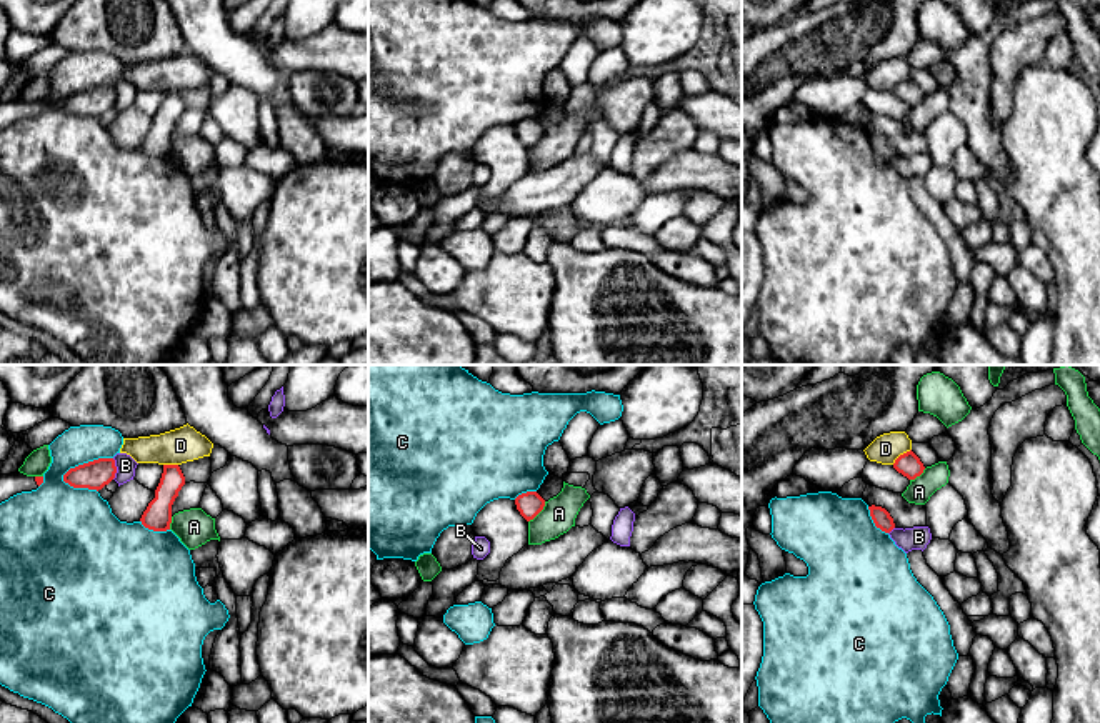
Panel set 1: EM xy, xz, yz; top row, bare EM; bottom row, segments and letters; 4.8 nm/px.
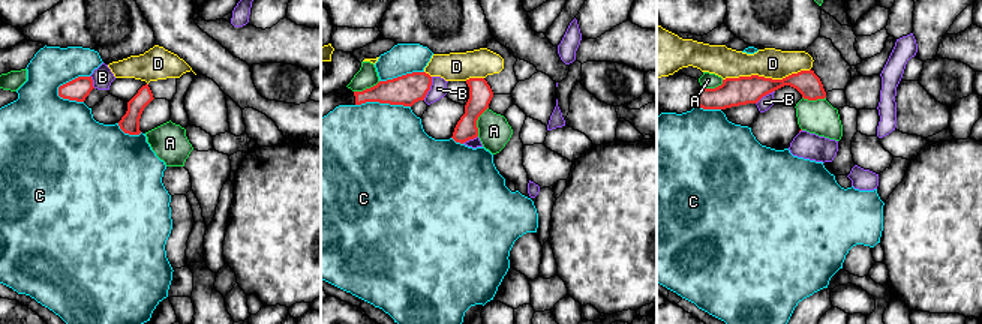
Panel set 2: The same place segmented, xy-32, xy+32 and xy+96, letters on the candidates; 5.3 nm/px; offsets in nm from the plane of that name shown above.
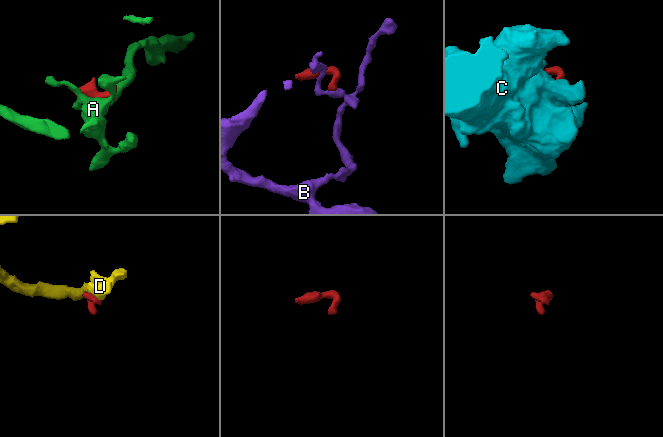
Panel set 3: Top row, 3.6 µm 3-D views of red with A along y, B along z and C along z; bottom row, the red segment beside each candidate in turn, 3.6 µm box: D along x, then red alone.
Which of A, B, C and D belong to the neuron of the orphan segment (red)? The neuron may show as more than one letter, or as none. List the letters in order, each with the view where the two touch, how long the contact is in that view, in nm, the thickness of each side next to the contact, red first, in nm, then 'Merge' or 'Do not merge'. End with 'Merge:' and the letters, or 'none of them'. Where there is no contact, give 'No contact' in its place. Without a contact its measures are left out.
A: Touches red in xz. Shared border 130 nm. Thickness 120 nm (red) against 160 nm. Do not merge
B: Touches red in xy. Shared border 100 nm. Thickness 140 nm (red) against 100 nm. Merge
C: Touches red in xy. Shared border 280 nm. Thickness 140 nm (red) against 260 nm. Do not merge
D: Touches red in yz. Shared border 120 nm. Thickness 110 nm (red) against 140 nm. Do not merge
Merge: B

